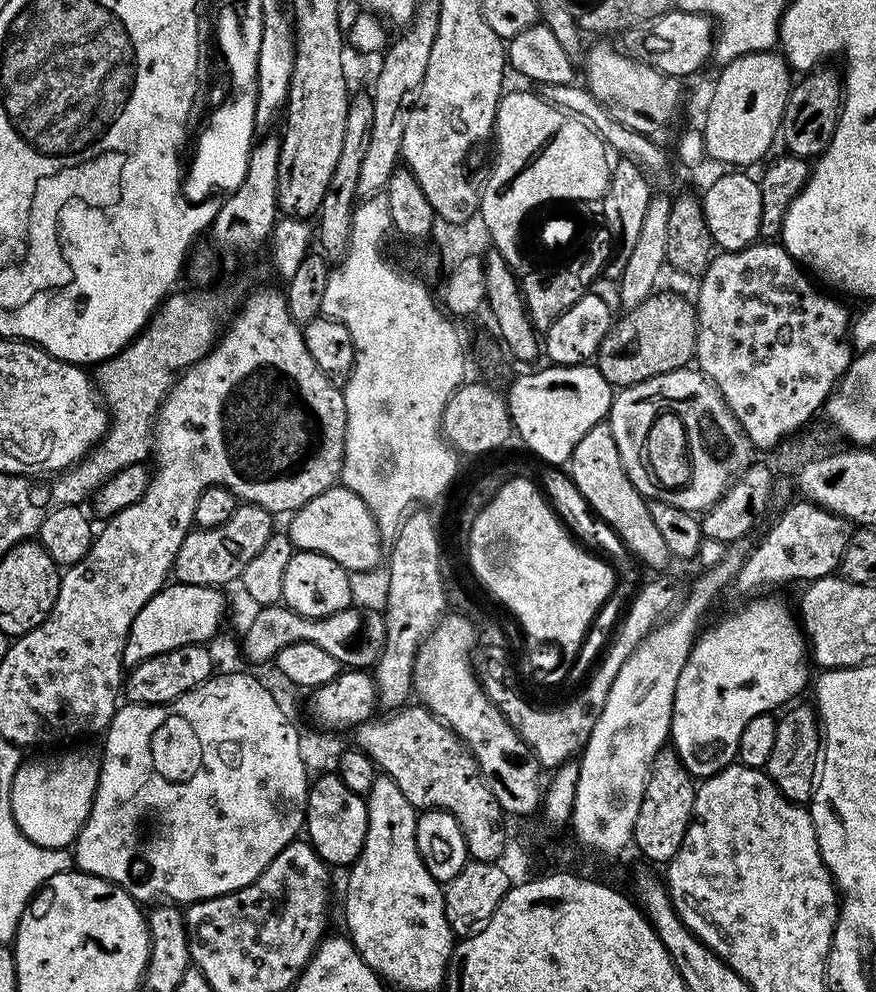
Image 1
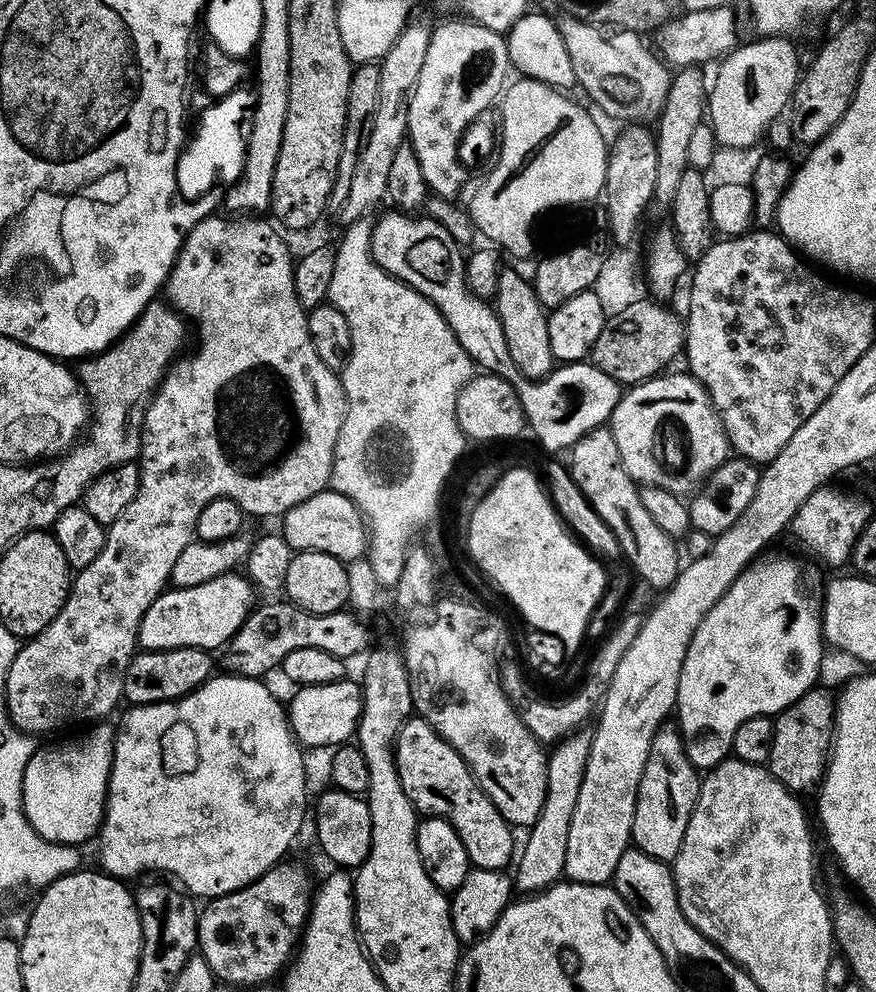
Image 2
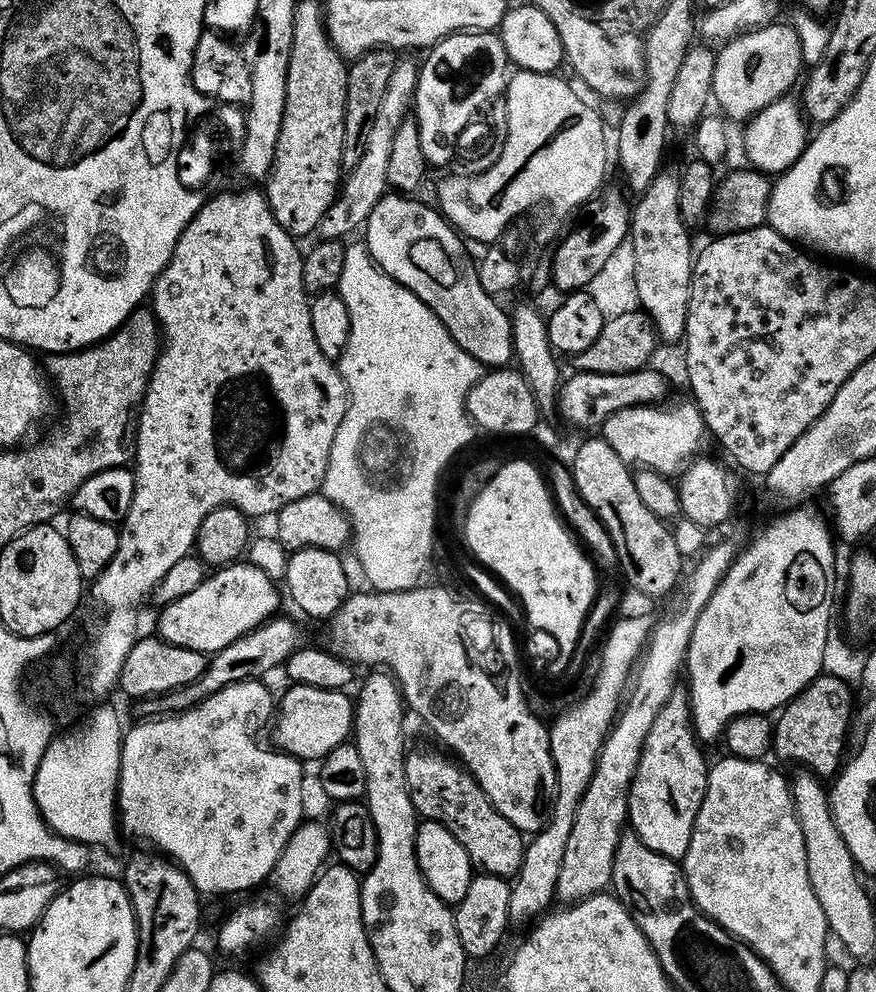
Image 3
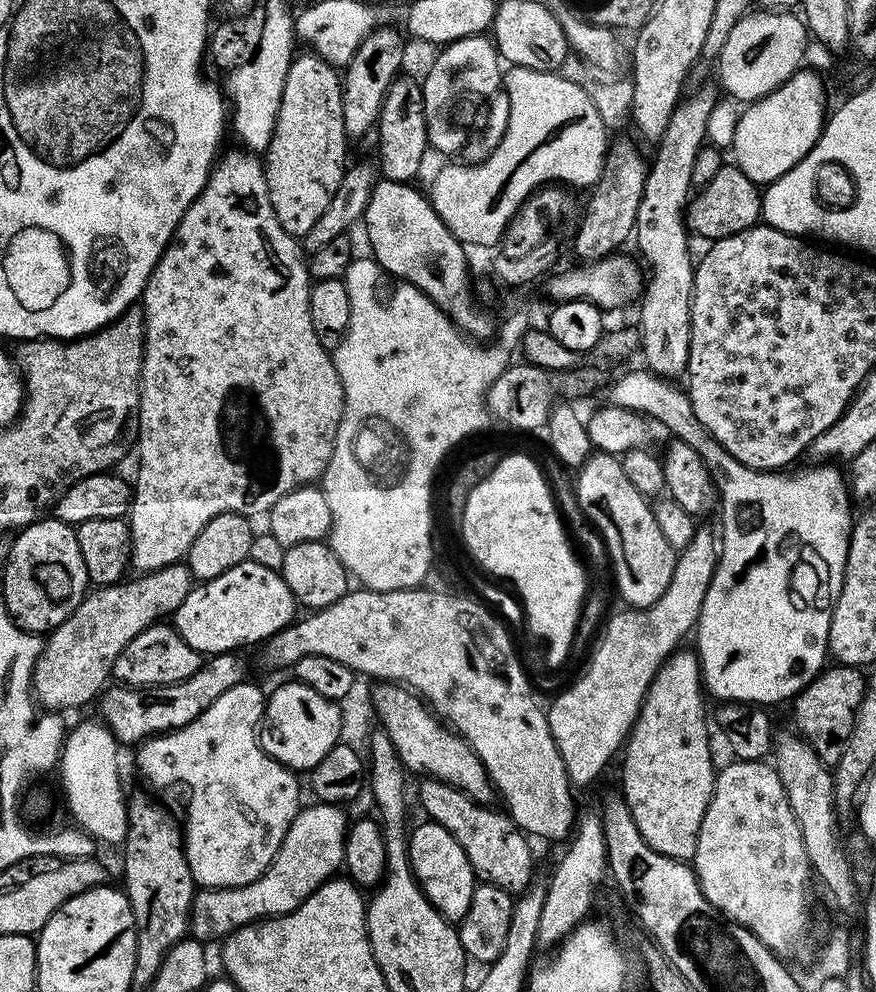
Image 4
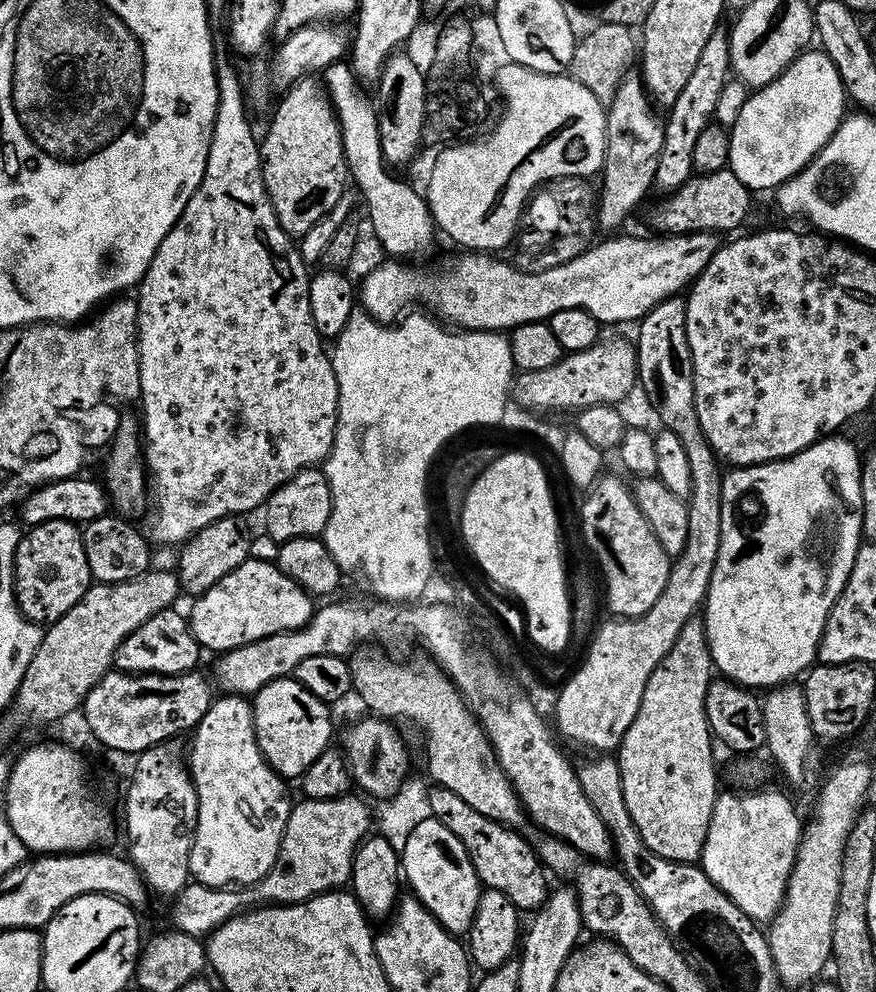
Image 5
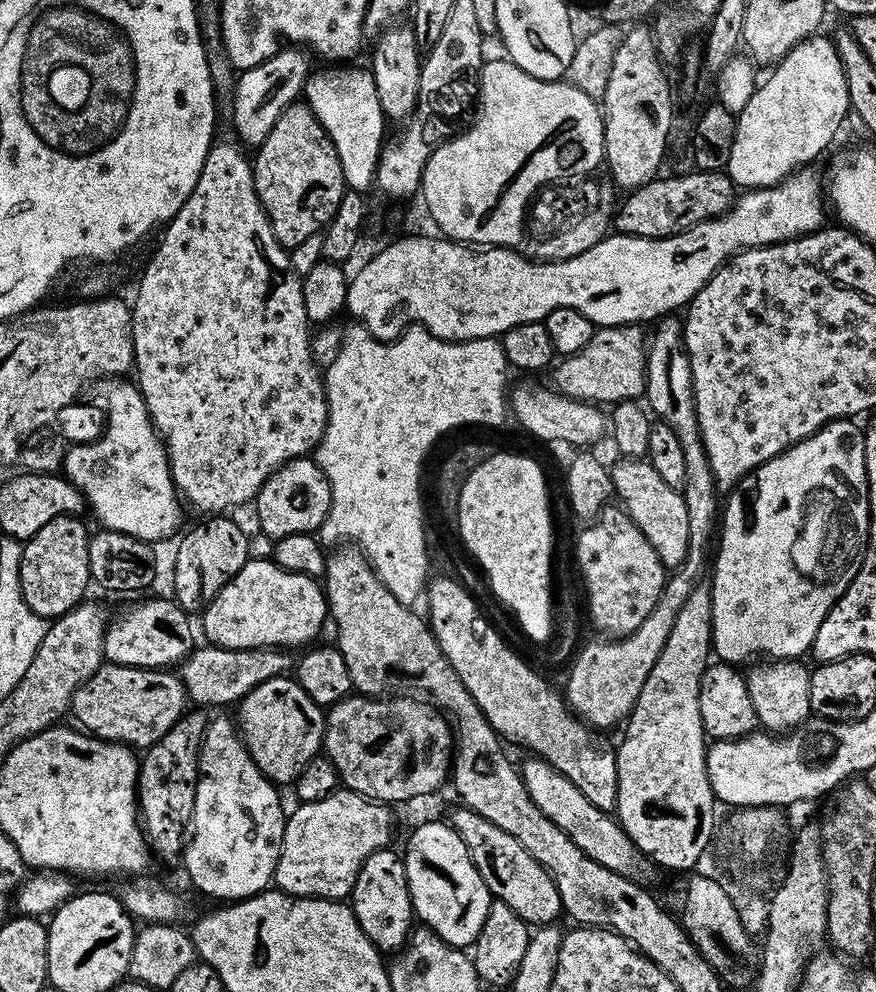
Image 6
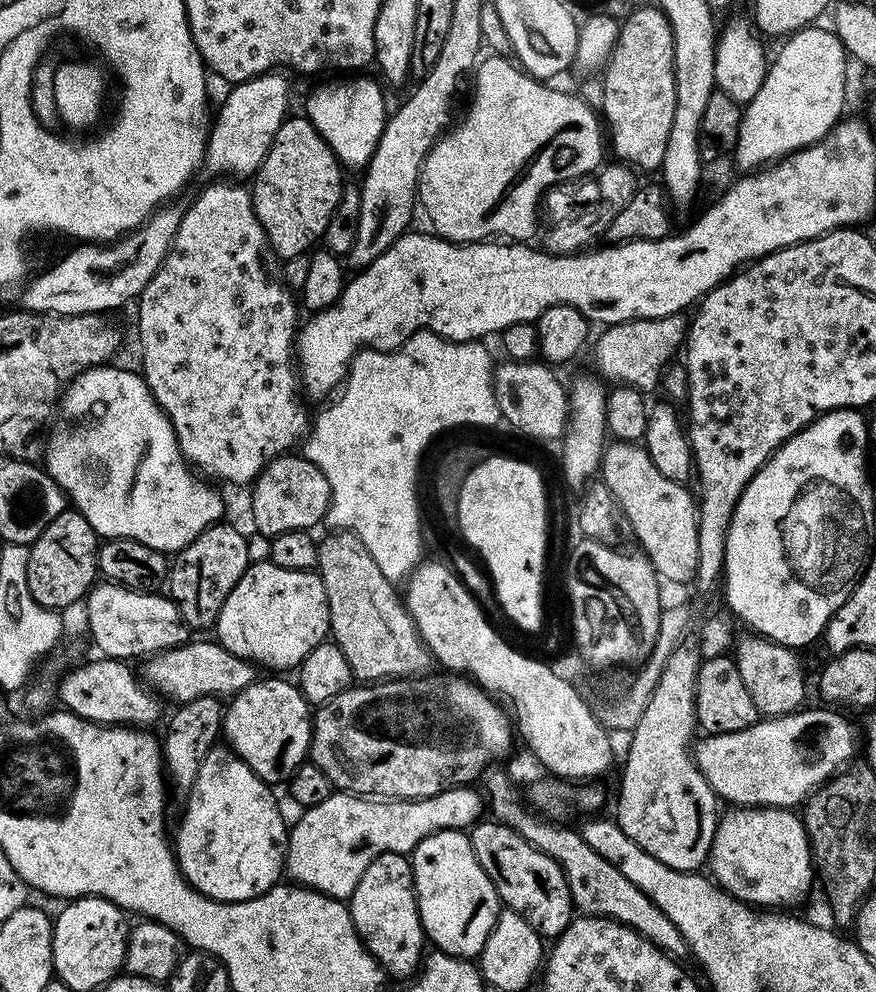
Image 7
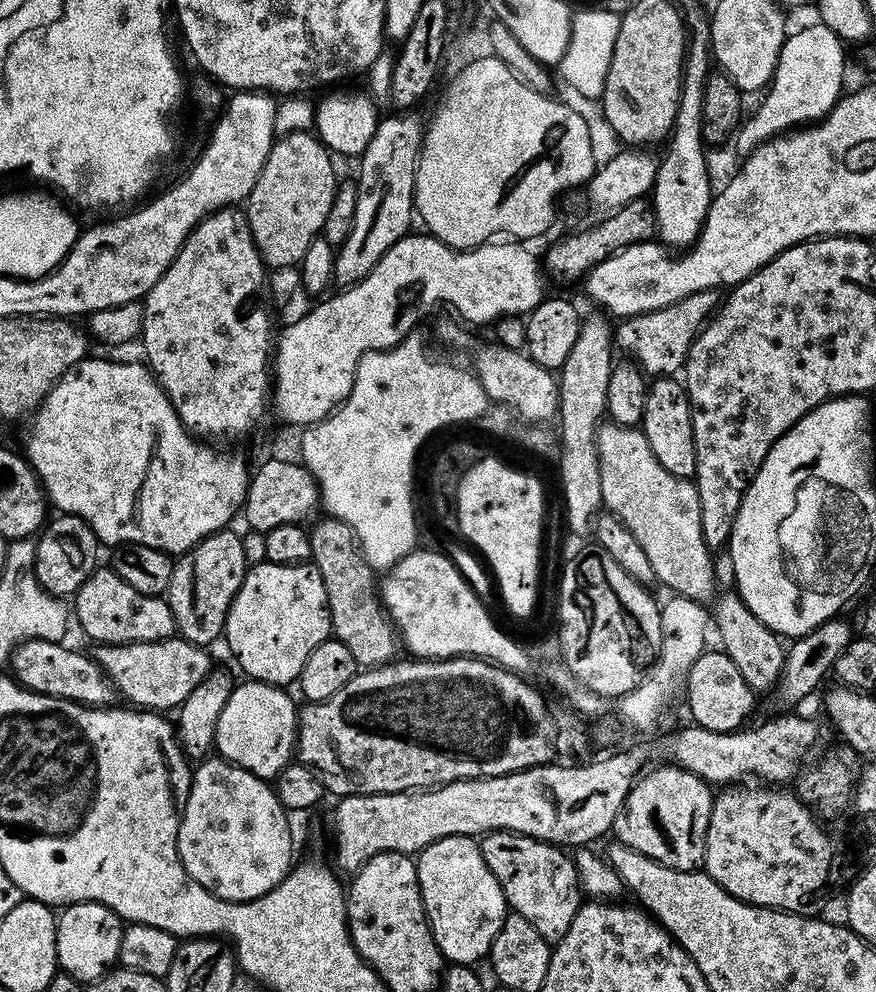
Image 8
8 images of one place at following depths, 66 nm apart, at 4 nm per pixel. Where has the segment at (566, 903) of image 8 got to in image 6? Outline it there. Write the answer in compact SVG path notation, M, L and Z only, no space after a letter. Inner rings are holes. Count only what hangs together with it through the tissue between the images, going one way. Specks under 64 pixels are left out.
M456 806L450 823L462 842L466 842L470 858L478 874L482 874L482 882L486 882L495 899L510 906L510 910L514 910L514 914L518 914L518 918L530 926L556 924L559 921L564 907L554 878L541 864L534 862L534 858L530 858L526 846L522 846L514 834L506 834L506 830L494 826L494 822L486 822L482 814L463 806Z

